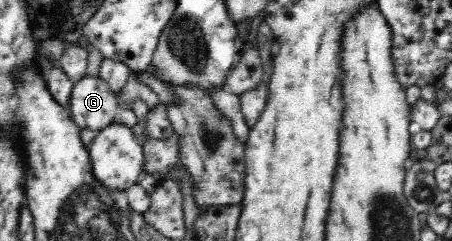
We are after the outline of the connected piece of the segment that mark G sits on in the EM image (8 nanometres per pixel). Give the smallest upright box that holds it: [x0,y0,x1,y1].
[68,73,121,130]

